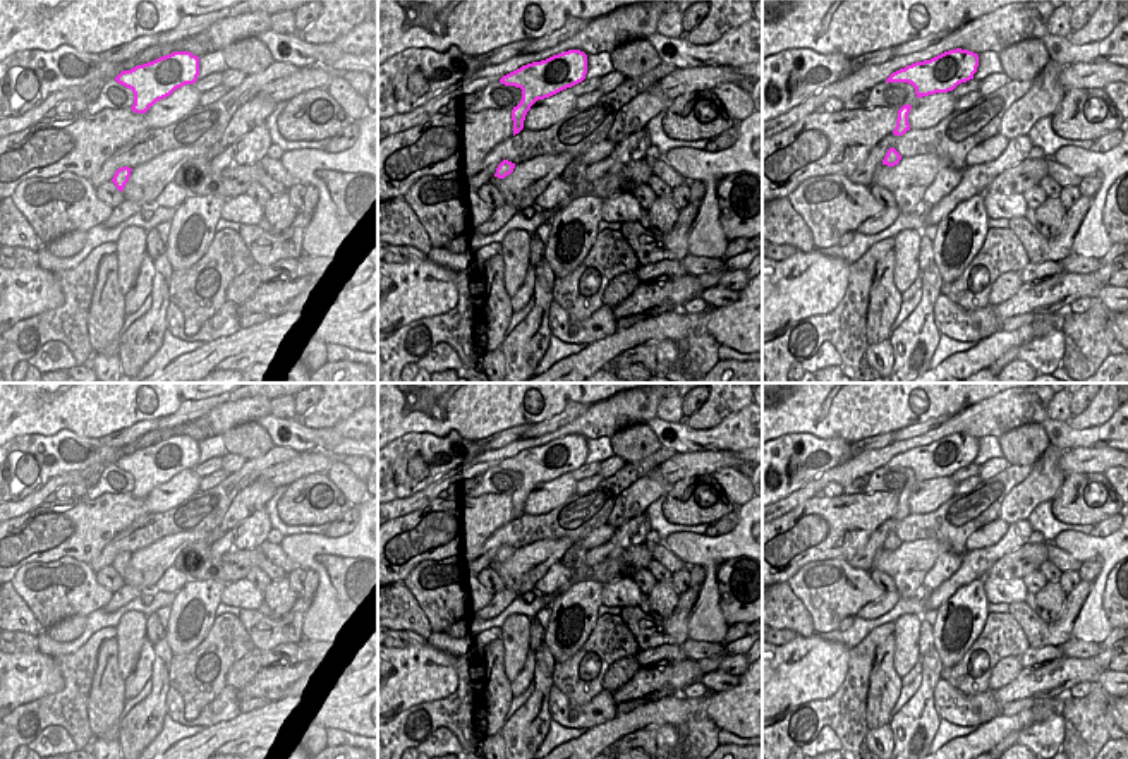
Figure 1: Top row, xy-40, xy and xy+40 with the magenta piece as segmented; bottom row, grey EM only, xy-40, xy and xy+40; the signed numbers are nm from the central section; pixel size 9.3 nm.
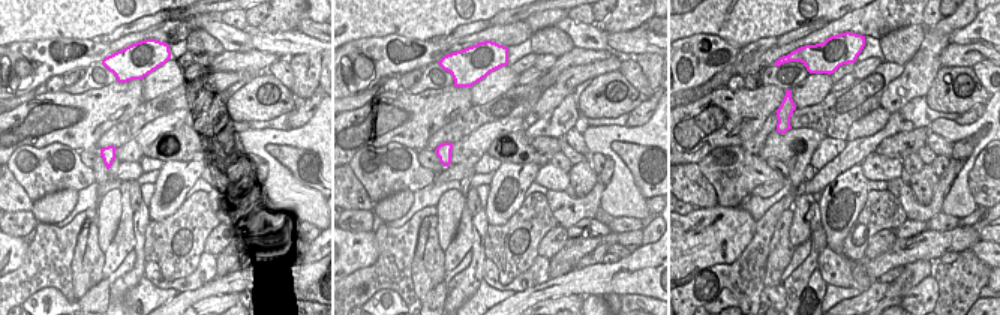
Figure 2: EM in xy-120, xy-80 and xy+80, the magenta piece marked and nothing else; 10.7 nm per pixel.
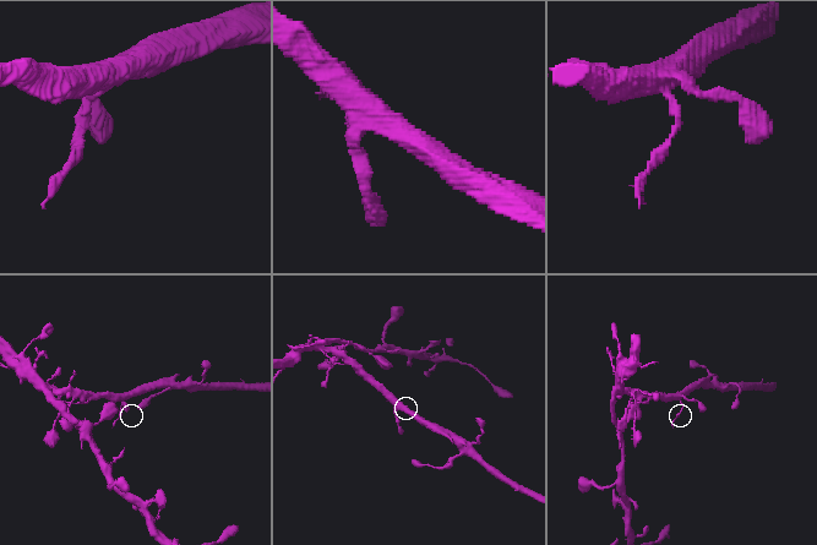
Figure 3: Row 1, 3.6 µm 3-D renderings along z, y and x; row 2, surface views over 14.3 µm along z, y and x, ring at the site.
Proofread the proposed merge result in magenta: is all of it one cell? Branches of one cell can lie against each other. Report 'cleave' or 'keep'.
keep

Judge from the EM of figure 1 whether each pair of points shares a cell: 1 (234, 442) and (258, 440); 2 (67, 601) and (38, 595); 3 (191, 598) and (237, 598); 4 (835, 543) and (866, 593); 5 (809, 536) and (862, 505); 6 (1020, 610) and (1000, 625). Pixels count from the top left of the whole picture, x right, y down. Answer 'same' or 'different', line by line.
1: same
2: same
3: different
4: different
5: same
6: different

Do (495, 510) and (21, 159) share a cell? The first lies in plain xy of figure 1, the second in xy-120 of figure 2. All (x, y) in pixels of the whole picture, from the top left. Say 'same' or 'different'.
different

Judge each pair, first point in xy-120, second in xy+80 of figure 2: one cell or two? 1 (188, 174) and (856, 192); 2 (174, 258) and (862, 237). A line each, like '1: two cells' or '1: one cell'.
1: one cell
2: one cell

